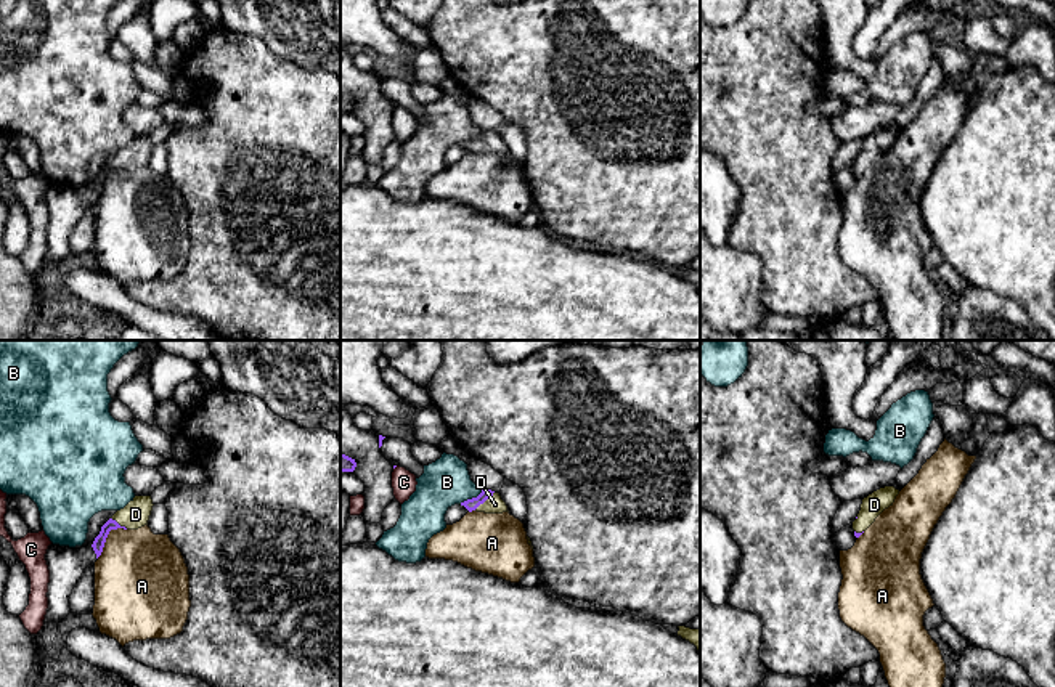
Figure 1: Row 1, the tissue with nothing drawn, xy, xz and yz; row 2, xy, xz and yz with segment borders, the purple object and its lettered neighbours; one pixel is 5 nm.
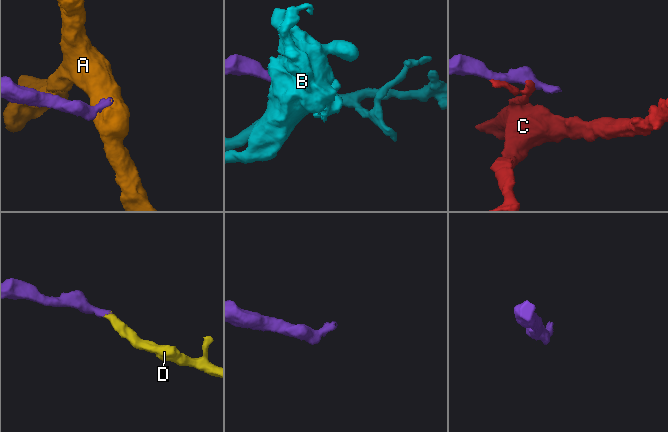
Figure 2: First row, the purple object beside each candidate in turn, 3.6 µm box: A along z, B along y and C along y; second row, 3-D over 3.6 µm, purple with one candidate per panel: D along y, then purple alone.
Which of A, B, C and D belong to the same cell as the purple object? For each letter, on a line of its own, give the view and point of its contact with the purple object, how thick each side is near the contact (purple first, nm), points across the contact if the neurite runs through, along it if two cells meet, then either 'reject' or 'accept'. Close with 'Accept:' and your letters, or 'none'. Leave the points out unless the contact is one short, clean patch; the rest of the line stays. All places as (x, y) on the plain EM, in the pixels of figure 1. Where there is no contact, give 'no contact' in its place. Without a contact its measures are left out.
A: meets purple in xy at (106, 177); 60 nm thick on the purple side, 440 nm on the other; reject
B: meets purple in xz at (472, 138); 60 nm thick on the purple side, 240 nm on the other; border along xz (482, 130), (460, 143); reject
C: no contact; reject
D: meets purple in xz at (485, 140); 60 nm thick on the purple side, 80 nm on the other; runs through xz (471, 145), (485, 140), (495, 145); accept
Accept: D

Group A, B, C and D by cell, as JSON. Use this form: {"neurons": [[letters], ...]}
{"neurons": [["A"], ["B"], ["C"], ["D"]]}

